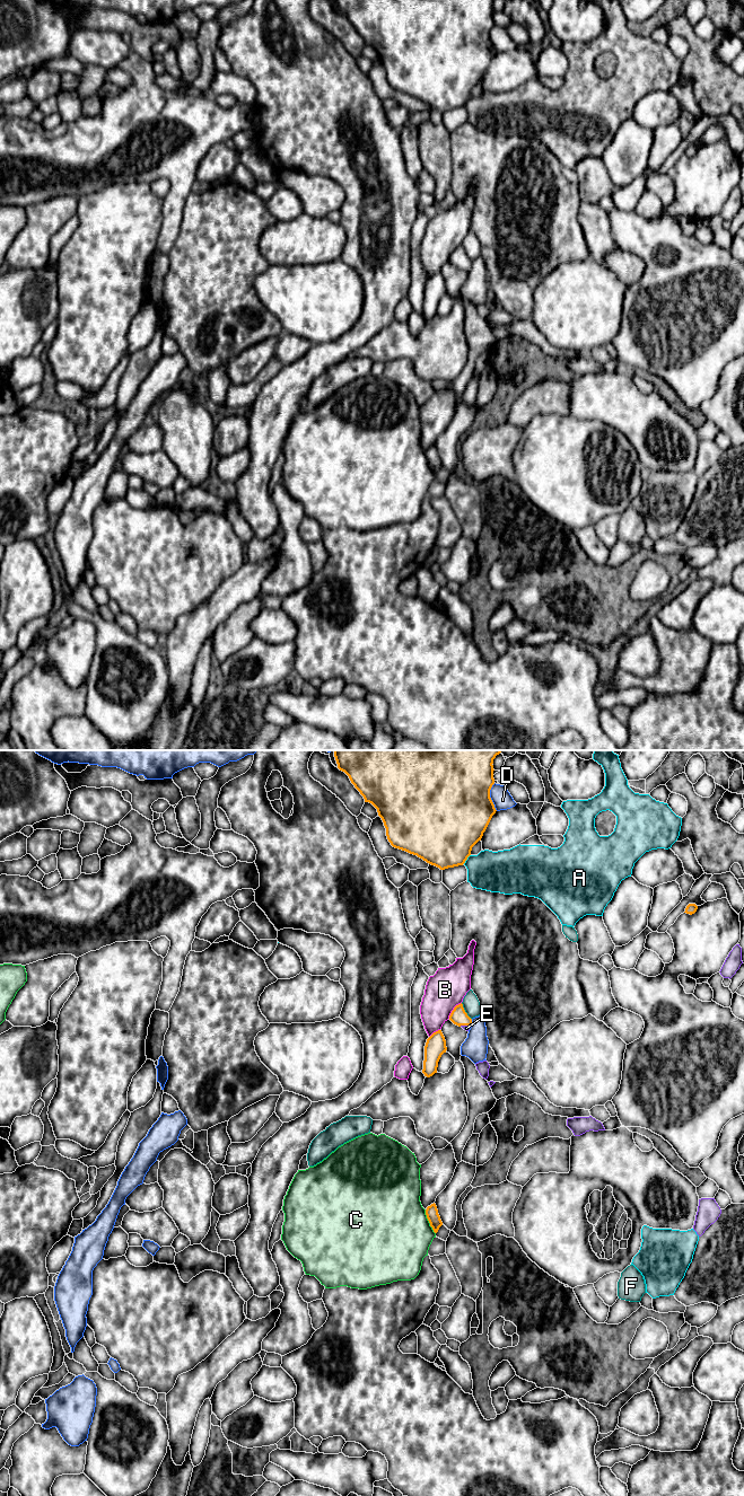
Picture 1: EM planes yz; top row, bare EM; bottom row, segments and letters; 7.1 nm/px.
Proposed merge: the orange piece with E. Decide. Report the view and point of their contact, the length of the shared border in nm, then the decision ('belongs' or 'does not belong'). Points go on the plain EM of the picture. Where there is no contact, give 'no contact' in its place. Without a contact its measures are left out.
yz (464, 266) | 80 nm | belongs

